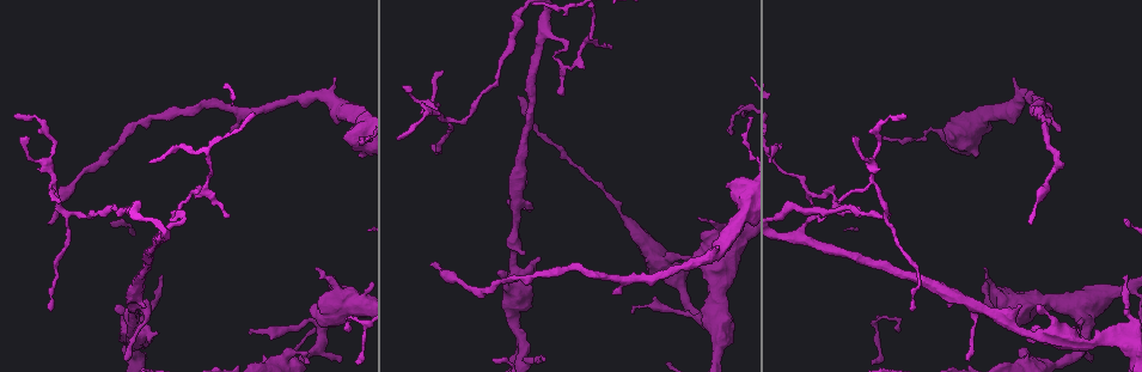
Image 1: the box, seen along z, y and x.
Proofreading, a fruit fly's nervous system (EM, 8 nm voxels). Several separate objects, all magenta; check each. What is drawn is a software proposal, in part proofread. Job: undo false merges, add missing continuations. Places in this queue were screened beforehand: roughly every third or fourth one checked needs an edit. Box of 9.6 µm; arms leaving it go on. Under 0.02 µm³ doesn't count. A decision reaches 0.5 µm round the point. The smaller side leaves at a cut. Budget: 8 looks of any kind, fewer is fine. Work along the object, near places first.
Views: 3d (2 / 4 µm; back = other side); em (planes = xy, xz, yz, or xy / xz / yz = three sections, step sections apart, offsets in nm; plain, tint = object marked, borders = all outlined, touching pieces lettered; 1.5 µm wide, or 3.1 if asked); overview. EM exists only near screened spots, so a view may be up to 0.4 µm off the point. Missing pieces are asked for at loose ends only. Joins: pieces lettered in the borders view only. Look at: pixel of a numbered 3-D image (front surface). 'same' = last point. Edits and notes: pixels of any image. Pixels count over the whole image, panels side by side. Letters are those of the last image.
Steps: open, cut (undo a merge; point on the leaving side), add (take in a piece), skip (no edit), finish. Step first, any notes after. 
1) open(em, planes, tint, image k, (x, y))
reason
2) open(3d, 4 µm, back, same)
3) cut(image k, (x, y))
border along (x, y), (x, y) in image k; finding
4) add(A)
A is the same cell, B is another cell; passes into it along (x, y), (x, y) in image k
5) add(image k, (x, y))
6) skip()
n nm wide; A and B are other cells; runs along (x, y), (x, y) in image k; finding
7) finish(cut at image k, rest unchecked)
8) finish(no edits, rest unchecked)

open(3d, 4 µm, image 1, (48, 225))
free end

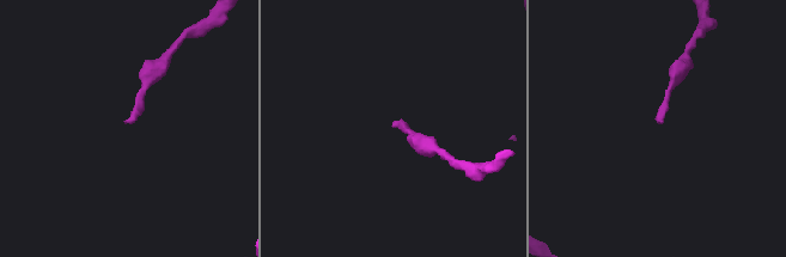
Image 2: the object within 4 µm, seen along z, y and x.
open(em, planes, borders, image 2, (126, 122))
shape alone is not enough

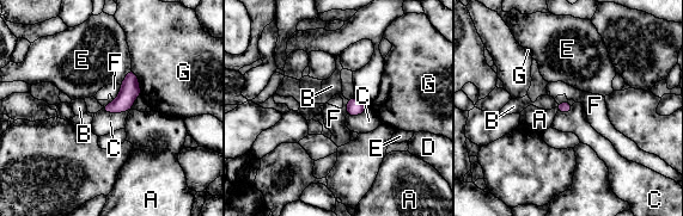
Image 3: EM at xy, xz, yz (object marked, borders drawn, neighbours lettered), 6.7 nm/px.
skip()
A, B, C, D, E, F and G are other cells; border along (140, 94), (126, 111), (102, 109) in image 3; no lettered piece goes on from it

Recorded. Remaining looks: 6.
open(em, yz, step 8, borders, image 1, (565, 95))
tapers out

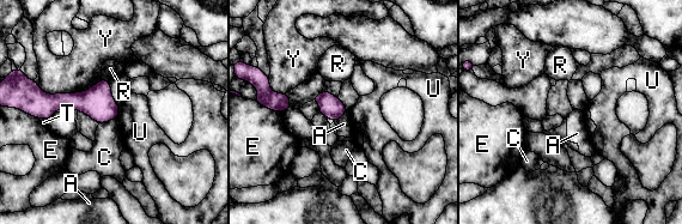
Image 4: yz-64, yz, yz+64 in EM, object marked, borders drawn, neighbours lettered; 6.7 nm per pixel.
skip()
150 nm wide; A, C, E, R, T, U and Y are other cells; border along (346, 110), (334, 121) in image 4; none of them fits

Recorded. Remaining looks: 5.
open(3d, 4 µm, image 1, (613, 292))
an open end

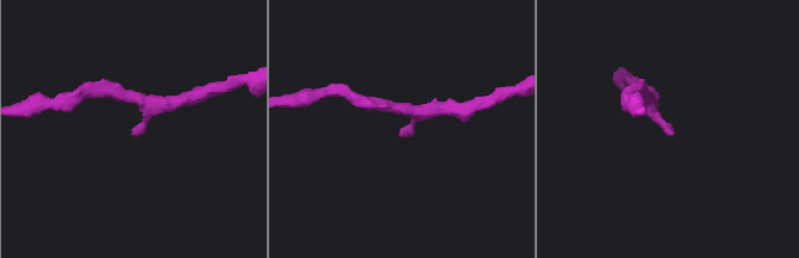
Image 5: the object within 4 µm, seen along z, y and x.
open(em, planes, borders, image 5, (668, 135))

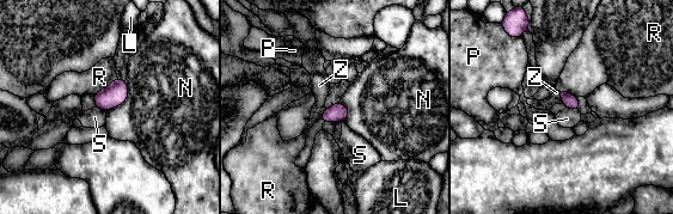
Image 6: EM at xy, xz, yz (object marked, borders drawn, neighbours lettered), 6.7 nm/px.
skip()
N touches over 240 nm; L, N, P, R, S and Z are other cells; no lettered piece goes on from it

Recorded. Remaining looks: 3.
finish(no edits, rest unchecked)

